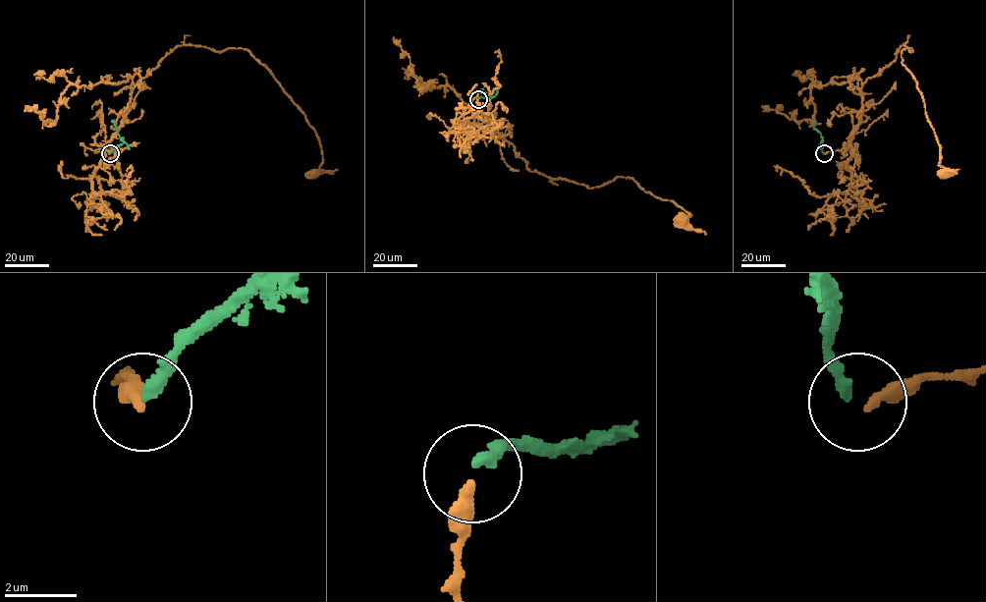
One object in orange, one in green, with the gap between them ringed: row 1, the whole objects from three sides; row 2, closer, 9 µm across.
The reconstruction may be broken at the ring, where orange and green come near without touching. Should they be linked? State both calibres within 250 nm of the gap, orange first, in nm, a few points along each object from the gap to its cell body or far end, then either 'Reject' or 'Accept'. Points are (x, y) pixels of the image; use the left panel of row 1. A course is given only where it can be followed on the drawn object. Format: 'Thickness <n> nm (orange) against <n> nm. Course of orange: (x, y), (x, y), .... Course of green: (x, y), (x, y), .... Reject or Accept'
Thickness 320 nm (orange) against 320 nm. Course of orange: (110, 153), (105, 144), (122, 123), (131, 90), (177, 46), (244, 48), (315, 131), (322, 163), (314, 172). Course of green: (110, 153), (123, 142), (111, 120). Accept

